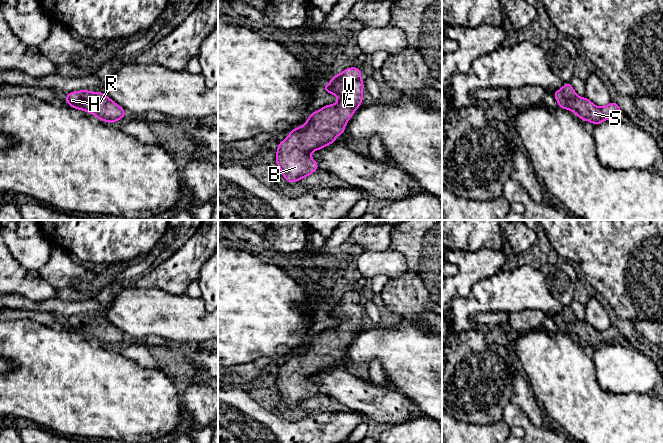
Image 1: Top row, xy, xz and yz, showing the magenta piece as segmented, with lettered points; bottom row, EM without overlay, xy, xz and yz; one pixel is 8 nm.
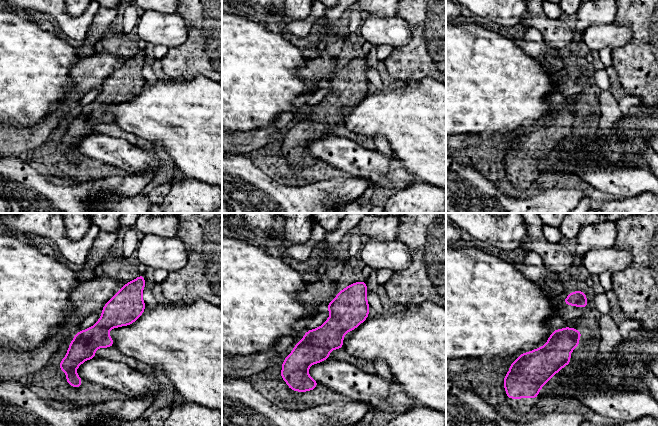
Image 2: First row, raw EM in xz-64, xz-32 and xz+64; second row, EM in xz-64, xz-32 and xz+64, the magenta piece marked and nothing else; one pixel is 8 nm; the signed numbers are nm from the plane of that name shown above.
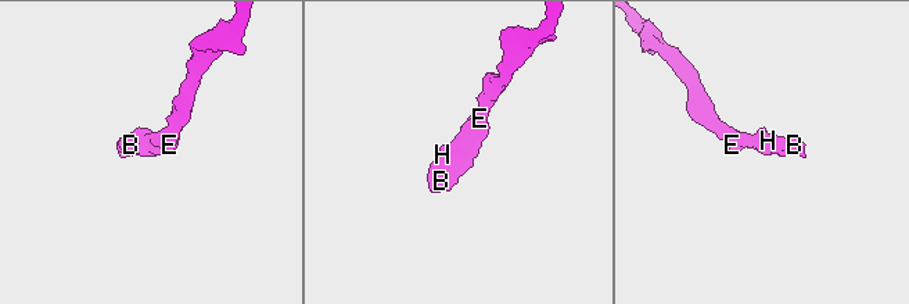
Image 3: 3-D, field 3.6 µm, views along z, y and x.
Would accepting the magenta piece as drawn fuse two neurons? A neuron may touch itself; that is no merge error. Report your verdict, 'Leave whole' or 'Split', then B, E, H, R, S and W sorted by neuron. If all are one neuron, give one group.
Leave whole. Groups: B E H R S W

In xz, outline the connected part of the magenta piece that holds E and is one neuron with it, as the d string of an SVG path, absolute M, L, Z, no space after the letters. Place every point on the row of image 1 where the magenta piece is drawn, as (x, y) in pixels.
M350 67L334 75L322 90L337 96L339 101L312 112L303 126L294 128L278 143L275 162L287 182L298 182L314 173L319 165L310 154L343 135L347 122L363 102L361 73L362 69Z

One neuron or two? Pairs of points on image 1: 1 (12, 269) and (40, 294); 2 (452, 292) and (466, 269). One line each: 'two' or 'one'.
1: one
2: one

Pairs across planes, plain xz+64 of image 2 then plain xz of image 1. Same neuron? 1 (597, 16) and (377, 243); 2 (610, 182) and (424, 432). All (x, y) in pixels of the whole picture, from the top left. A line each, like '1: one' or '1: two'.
1: one
2: two

